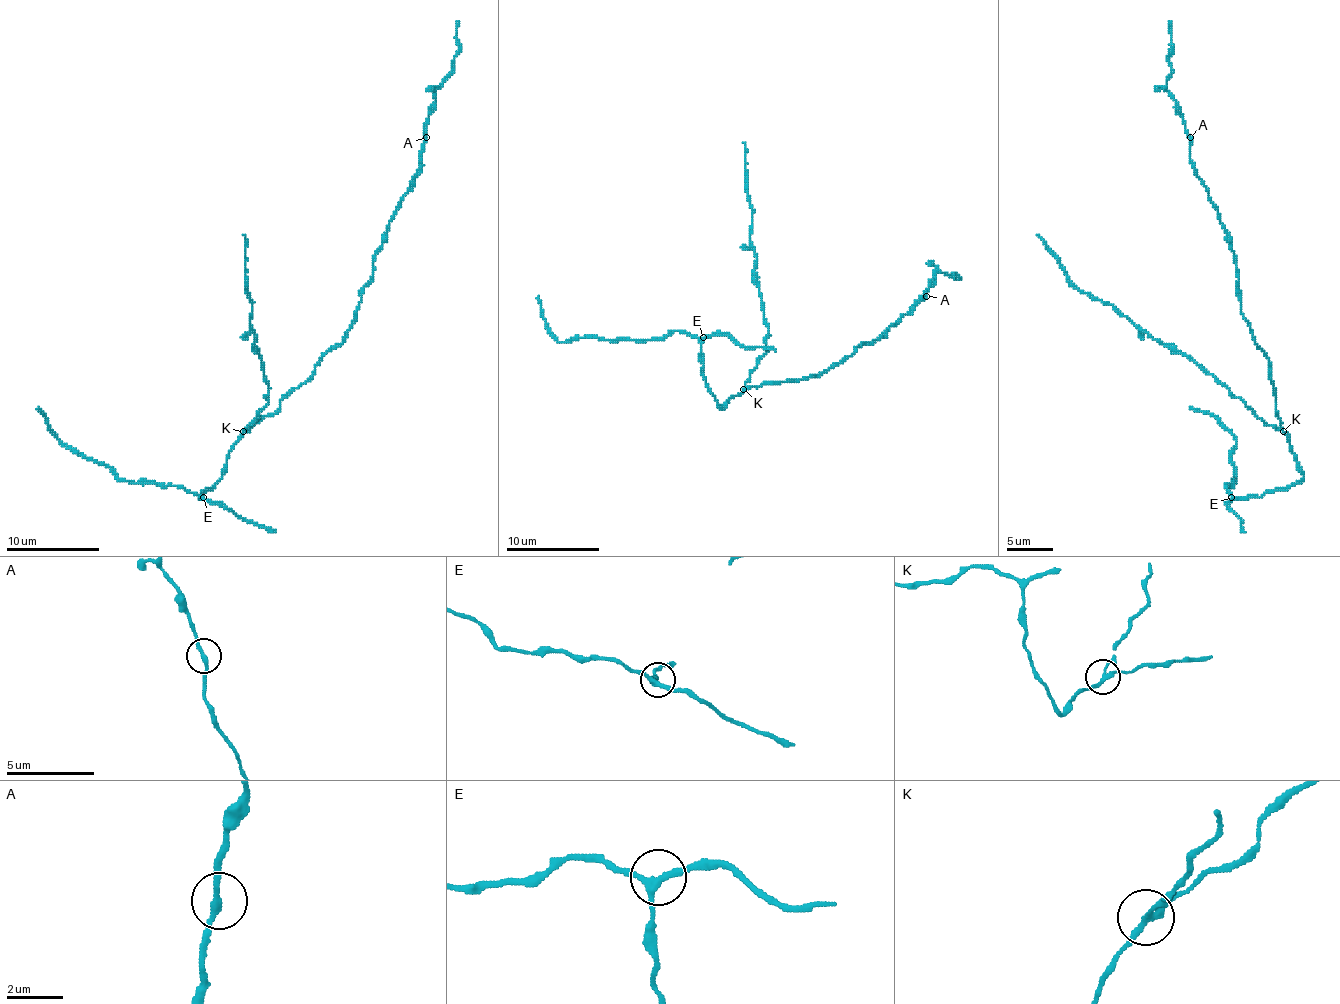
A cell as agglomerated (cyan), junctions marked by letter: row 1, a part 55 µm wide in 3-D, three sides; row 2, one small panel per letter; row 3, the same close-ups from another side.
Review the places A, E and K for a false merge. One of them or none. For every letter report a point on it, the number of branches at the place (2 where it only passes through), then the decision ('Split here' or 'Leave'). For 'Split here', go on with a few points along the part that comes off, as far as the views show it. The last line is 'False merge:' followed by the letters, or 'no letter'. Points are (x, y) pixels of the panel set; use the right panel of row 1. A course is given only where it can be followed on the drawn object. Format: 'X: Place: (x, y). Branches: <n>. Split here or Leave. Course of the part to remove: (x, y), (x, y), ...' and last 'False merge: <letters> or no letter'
A: Place: (1190, 137). Branches: 2. Leave
E: Place: (1231, 497). Branches: 3. Leave
K: Place: (1283, 431). Branches: 3. Split here. Course of the part to remove: (1283, 432), (1266, 425), (1180, 353), (1134, 325), (1111, 304), (1083, 293), (1069, 279), (1060, 258), (1036, 235)
False merge: K

